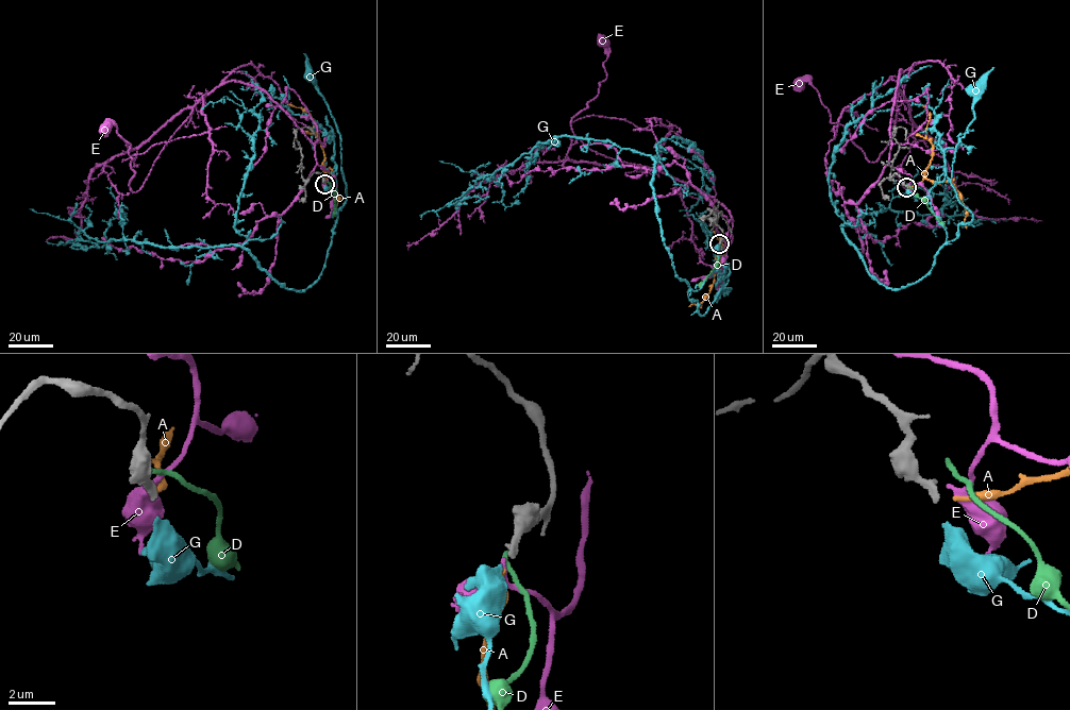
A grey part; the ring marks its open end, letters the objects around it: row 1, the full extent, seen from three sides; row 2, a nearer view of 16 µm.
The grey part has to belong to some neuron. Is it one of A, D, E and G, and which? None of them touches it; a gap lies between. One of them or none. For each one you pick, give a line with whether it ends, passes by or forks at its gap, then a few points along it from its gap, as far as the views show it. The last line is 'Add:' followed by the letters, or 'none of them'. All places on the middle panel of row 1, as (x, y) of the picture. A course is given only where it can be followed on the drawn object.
G: it ends there; it runs (719, 244), (715, 271), (688, 292), (701, 315), (720, 290), (731, 288), (724, 294), (720, 285)
Add: G

